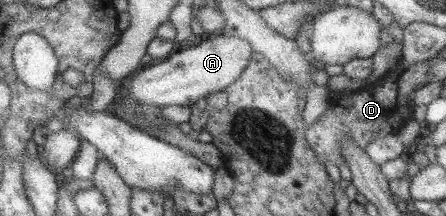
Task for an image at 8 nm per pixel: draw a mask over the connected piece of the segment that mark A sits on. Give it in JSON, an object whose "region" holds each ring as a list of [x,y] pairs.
{"region":[[[218,33],[204,36],[196,43],[182,46],[158,64],[134,71],[121,82],[118,91],[126,93],[132,100],[144,105],[190,106],[210,93],[221,91],[230,85],[244,70],[252,56],[252,47],[240,37]]]}

